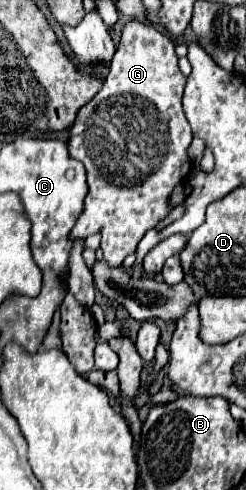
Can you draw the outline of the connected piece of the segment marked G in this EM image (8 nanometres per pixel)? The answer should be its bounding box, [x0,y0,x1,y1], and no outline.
[70,21,192,267]

